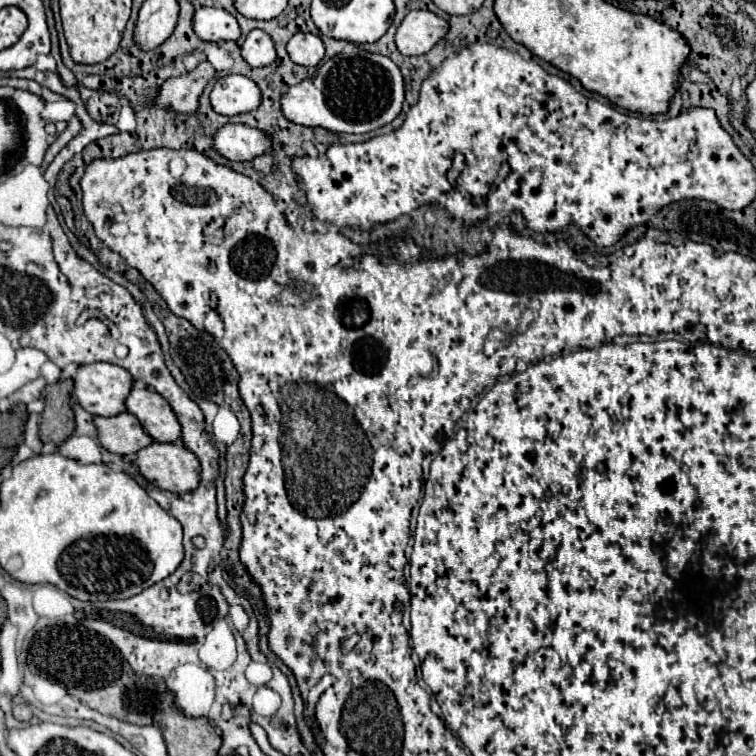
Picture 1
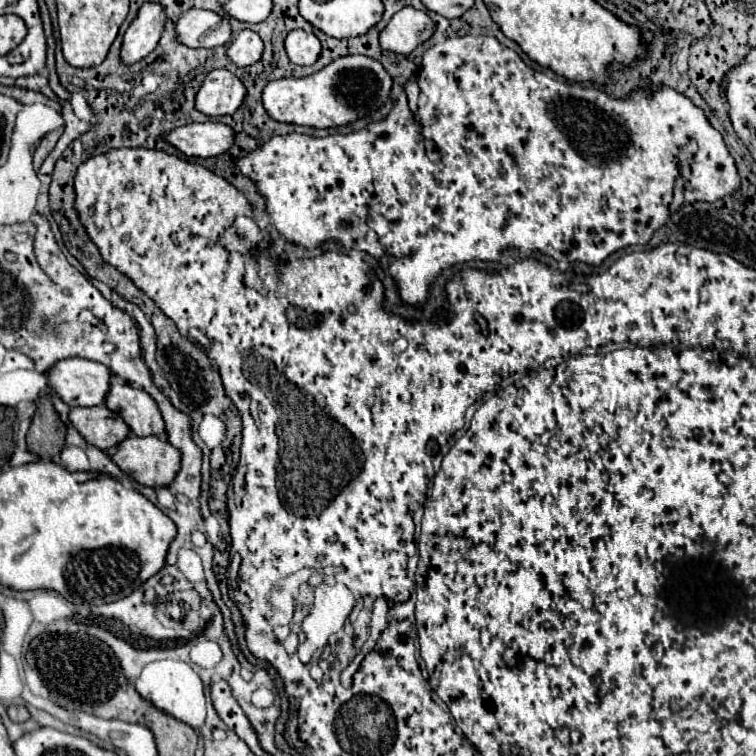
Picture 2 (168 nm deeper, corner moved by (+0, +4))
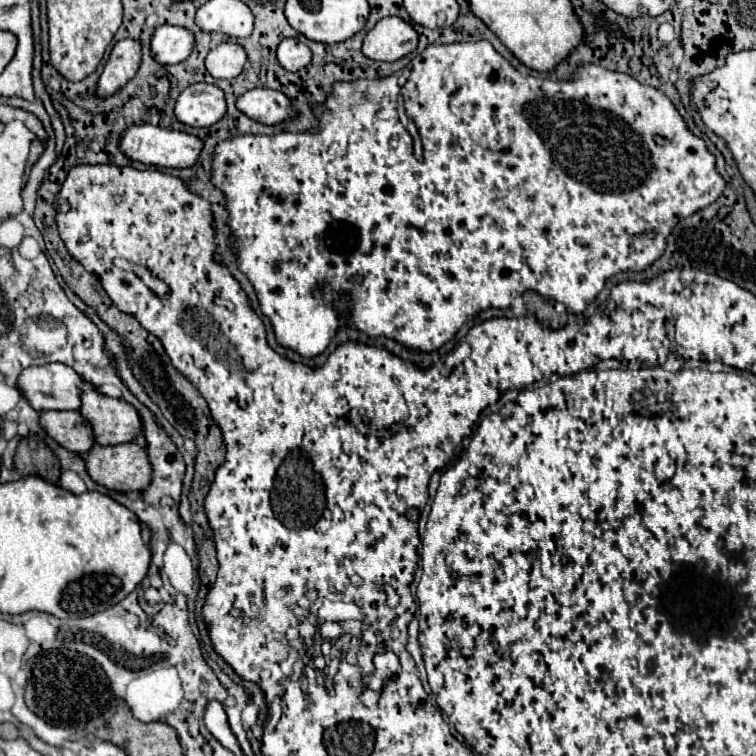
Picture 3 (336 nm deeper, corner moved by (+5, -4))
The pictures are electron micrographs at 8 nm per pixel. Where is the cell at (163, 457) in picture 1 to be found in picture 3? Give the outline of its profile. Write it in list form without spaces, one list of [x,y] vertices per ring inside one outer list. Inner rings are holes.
[[[135,442],[117,444],[117,446],[95,444],[93,450],[85,454],[85,462],[87,462],[89,476],[105,488],[119,490],[119,492],[133,492],[133,490],[143,492],[151,484],[151,460],[147,458],[147,450],[137,446]]]

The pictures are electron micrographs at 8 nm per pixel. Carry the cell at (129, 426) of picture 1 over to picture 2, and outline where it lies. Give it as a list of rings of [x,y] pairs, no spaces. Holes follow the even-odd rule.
[[[104,404],[92,408],[72,408],[68,420],[88,444],[104,452],[116,448],[124,438],[130,436],[130,430],[124,426],[122,418],[116,418],[116,414],[112,414]]]

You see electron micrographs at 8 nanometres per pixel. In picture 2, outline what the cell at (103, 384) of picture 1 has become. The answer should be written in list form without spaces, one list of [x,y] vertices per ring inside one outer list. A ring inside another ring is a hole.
[[[64,358],[48,368],[48,384],[68,406],[104,404],[110,370],[86,358]]]

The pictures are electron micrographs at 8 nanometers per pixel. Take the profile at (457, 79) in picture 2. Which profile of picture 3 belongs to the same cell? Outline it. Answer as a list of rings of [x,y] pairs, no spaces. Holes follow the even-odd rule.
[[[479,40],[479,42],[465,42],[465,44],[455,42],[443,46],[431,44],[411,60],[411,76],[409,75],[408,69],[402,70],[399,73],[398,84],[395,76],[385,80],[355,80],[355,82],[335,84],[333,98],[329,98],[323,106],[315,106],[315,108],[323,108],[323,110],[315,110],[317,114],[321,114],[319,134],[291,134],[291,132],[281,132],[273,136],[245,134],[245,136],[235,136],[233,140],[225,140],[215,148],[211,182],[227,196],[229,226],[233,228],[235,234],[239,270],[245,272],[247,278],[253,282],[259,296],[261,310],[275,328],[277,342],[281,346],[297,350],[305,358],[313,358],[321,354],[327,348],[331,336],[339,328],[339,320],[331,310],[329,292],[315,290],[315,286],[321,280],[329,282],[335,290],[349,292],[353,296],[355,310],[347,318],[349,324],[357,326],[369,336],[389,336],[405,344],[407,348],[431,352],[443,346],[447,340],[451,340],[453,334],[463,326],[463,322],[471,320],[479,310],[489,306],[507,308],[527,288],[533,288],[539,294],[549,296],[551,300],[563,304],[573,314],[581,314],[583,308],[601,292],[609,276],[625,270],[631,272],[645,270],[663,254],[665,238],[669,236],[677,220],[687,218],[697,210],[709,206],[725,190],[725,180],[715,168],[715,156],[707,150],[705,142],[687,128],[675,104],[661,90],[643,86],[627,74],[611,72],[595,64],[589,66],[583,64],[579,66],[575,78],[569,82],[535,78],[531,74],[517,72],[499,52],[495,52],[491,42]],[[399,86],[403,86],[401,88],[403,97],[399,95]],[[397,96],[399,96],[398,106],[395,104]],[[403,98],[405,98],[405,107]],[[407,104],[409,104],[409,118],[415,122],[415,125],[406,115]],[[529,120],[537,120],[537,130]],[[403,125],[409,132],[403,128]],[[413,140],[416,145],[415,154],[413,154]],[[421,140],[423,140],[423,148]],[[423,150],[425,154],[422,153]],[[415,155],[419,160],[423,160],[421,164],[417,164]]]

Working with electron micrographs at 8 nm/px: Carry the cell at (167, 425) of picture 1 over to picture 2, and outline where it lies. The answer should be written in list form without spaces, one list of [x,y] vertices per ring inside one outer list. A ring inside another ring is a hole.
[[[110,378],[104,404],[116,412],[136,436],[154,436],[164,432],[164,420],[152,396],[144,390],[128,386],[120,378]]]

